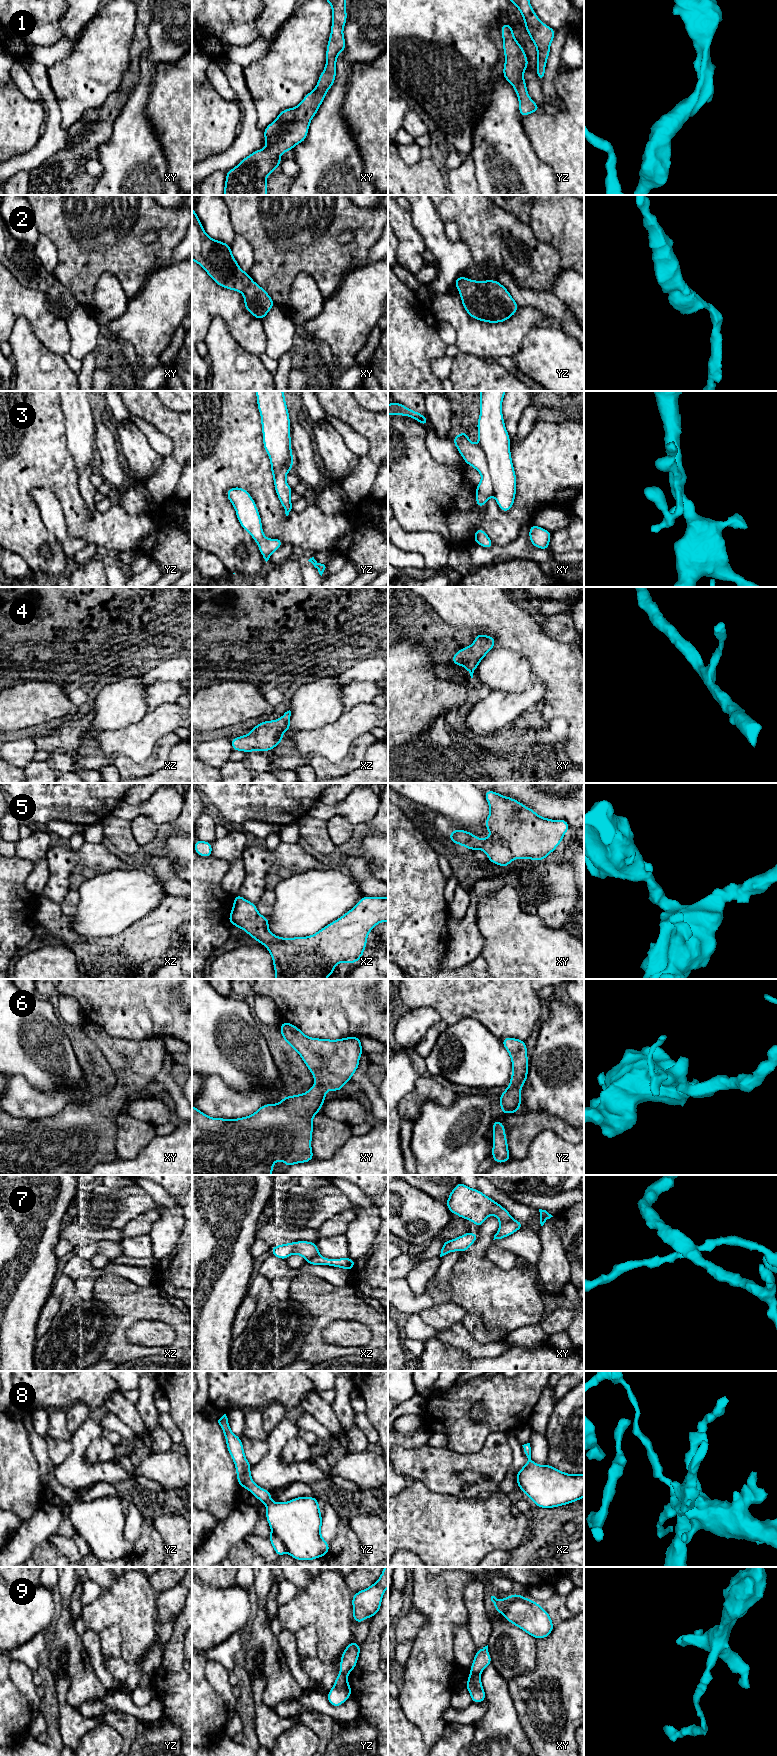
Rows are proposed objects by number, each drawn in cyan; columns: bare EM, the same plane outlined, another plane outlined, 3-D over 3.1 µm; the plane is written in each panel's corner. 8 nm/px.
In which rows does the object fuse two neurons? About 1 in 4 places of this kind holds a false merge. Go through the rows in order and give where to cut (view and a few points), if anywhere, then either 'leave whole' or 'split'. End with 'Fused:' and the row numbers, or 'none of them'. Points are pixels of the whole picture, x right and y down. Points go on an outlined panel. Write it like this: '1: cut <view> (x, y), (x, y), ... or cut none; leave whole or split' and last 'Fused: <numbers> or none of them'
1: cut none; leave whole
2: cut none; leave whole
3: cut xy (479, 445), (486, 459), (494, 494); split
4: cut none; leave whole
5: cut none; leave whole
6: cut none; leave whole
7: cut xz (318, 1254), (306, 1259); split
8: cut none; leave whole
9: cut xy (470, 1672), (479, 1675); split
Fused: 3, 7, 9

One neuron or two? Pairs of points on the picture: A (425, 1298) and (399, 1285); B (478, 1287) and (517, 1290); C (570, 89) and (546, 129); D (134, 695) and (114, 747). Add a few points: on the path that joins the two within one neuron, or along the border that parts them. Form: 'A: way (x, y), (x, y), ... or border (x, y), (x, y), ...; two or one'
A: way (419, 1299), (413, 1299), (405, 1291); one
B: way (488, 1278), (493, 1275), (504, 1274), (510, 1280); one
C: way (570, 100), (570, 111), (557, 124); one
D: border (143, 716), (136, 722), (99, 732); two

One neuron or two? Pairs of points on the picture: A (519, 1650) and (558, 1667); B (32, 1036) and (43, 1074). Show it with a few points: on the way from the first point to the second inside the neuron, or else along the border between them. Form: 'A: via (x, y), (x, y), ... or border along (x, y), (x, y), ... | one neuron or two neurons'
A: border along (537, 1640), (536, 1665), (532, 1669), (519, 1674) | two neurons
B: via (33, 1045), (33, 1048), (43, 1058), (43, 1065) | one neuron

